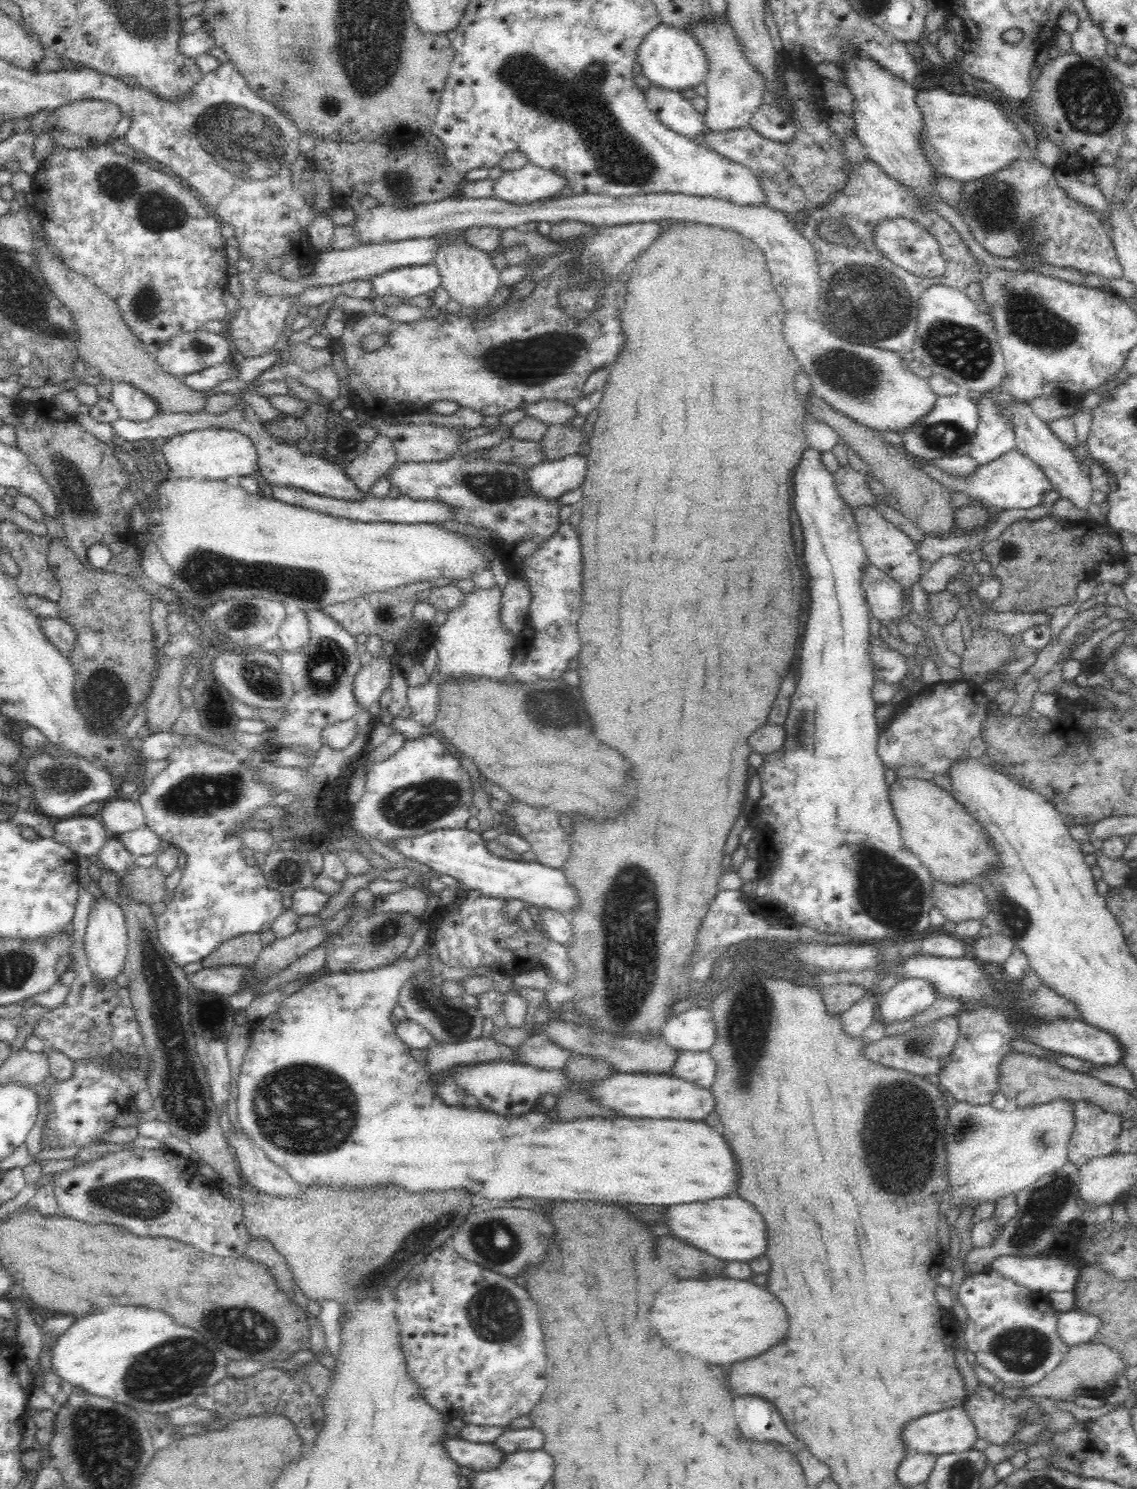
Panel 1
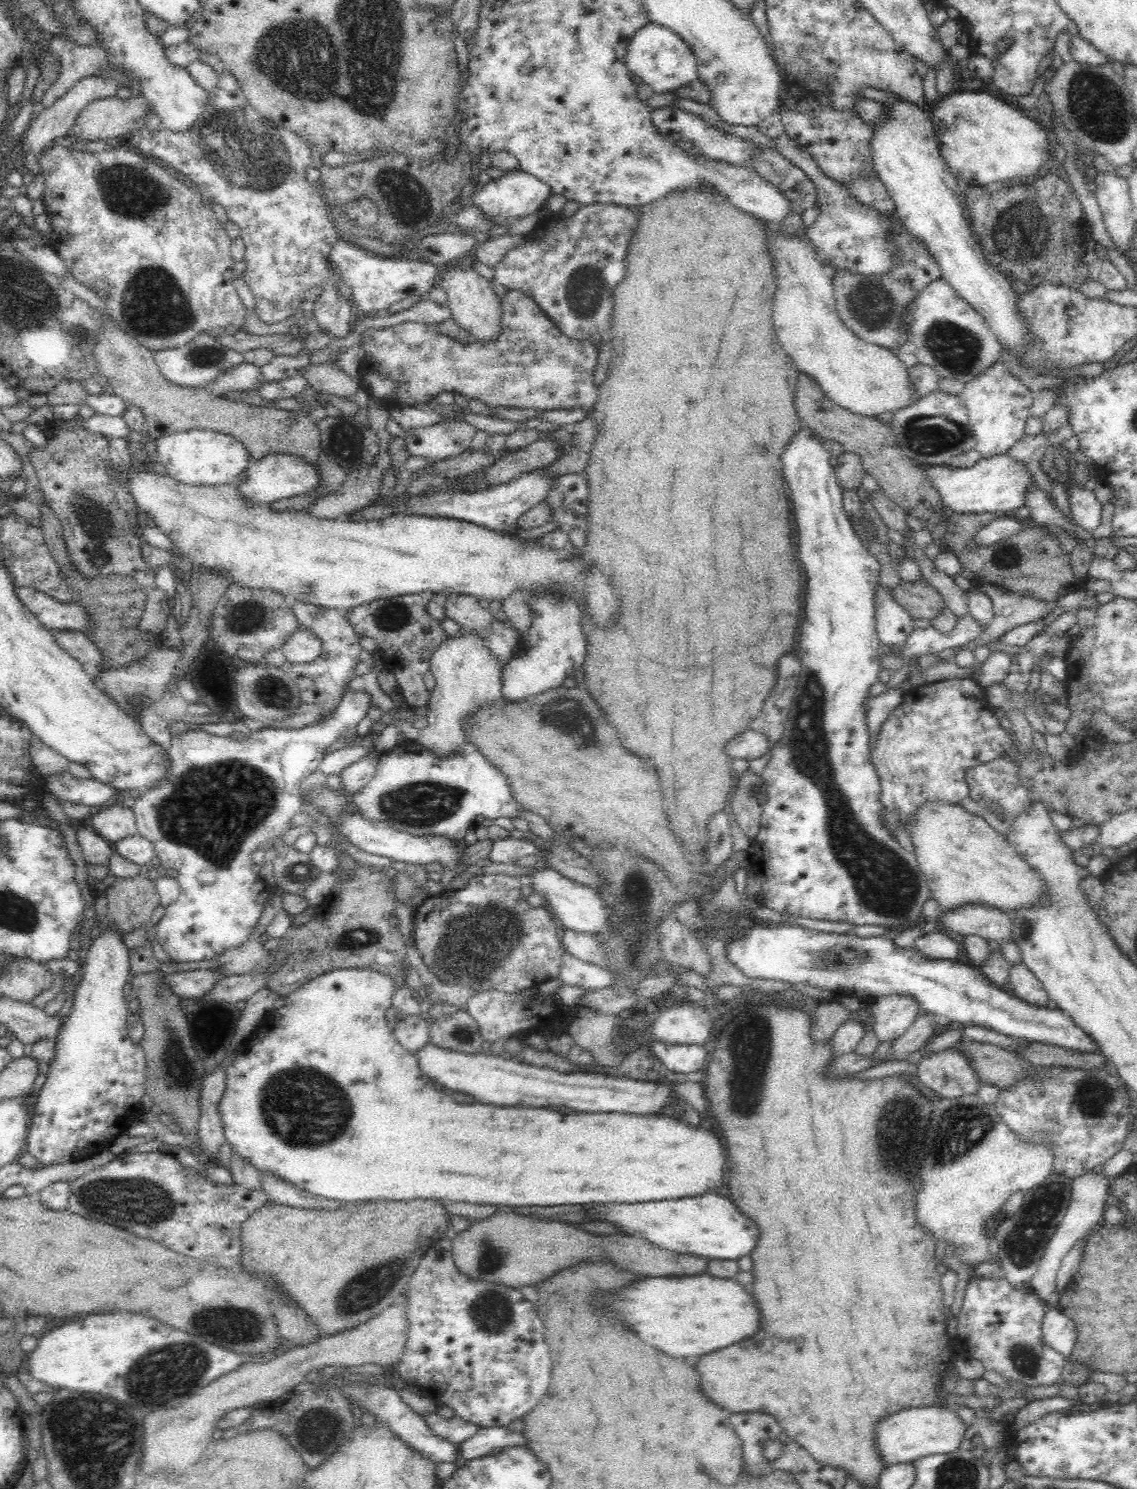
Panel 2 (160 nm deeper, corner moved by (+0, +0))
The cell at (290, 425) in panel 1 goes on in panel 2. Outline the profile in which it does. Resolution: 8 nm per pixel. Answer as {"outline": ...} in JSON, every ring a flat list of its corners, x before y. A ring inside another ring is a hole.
{"outline":[[103,321,103,331,99,336,99,342,94,348,94,361,96,361,97,373,106,377,108,384,113,389,113,393,124,399,127,405,140,408,142,415,146,419,150,438,157,440,161,436,166,436,175,432,182,432,192,429,206,429,232,435,234,439,244,445,248,451,251,462,259,461,268,455,296,455,304,459,306,463,318,466,321,454,319,430,314,417,309,416,301,410,286,410,270,408,264,406,252,406,248,403,235,402,224,399,219,395,214,395,207,388,190,388,178,386,164,378,153,358,153,352,145,349,134,337,119,329,115,322]]}

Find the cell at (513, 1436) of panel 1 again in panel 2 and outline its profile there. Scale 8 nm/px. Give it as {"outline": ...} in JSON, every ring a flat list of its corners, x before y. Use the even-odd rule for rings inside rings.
{"outline":[[480,1427,474,1436,456,1445,459,1461,464,1463,470,1459,487,1456,508,1446,526,1446,523,1433,512,1432,506,1427]]}

